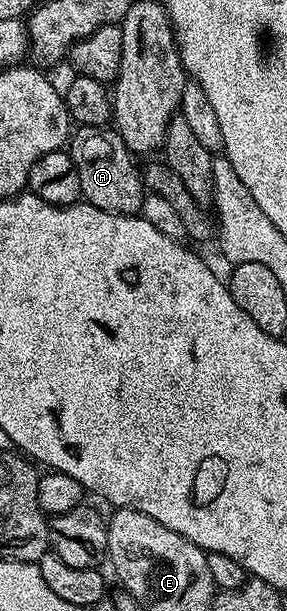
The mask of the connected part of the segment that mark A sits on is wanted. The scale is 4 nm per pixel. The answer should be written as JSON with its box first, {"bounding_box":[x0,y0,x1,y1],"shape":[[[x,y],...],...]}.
{"bounding_box":[68,127,146,214],"shape":[[[78,127],[68,140],[68,150],[80,173],[80,193],[85,202],[114,214],[139,214],[146,194],[133,154],[117,130],[110,127]]]}

